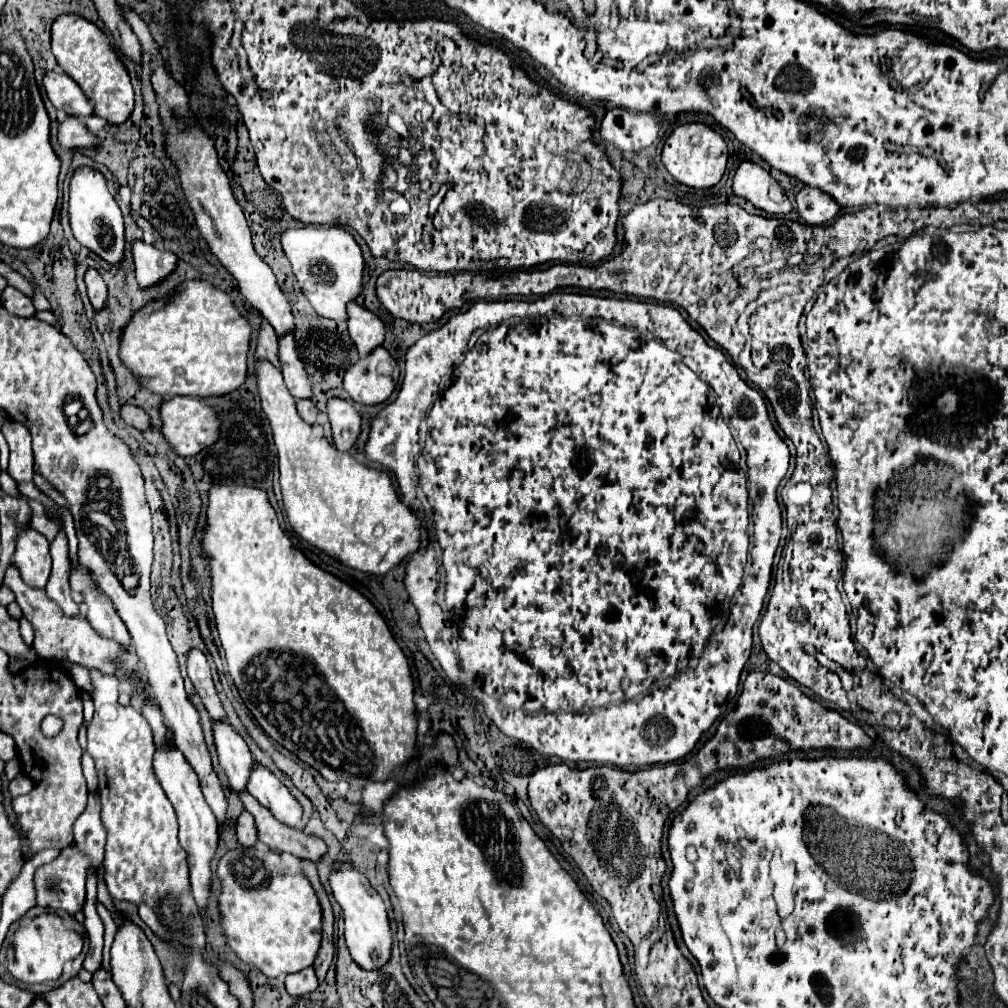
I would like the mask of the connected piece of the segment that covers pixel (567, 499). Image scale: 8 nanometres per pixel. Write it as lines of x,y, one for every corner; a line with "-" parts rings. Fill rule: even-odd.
553,292
553,294
542,296
539,300
535,300
535,302
525,302
525,300
476,301
467,312
459,312
459,314
451,316
451,320
445,326
441,326
439,330
423,336
419,342
415,342
407,350
407,356
405,356
405,380
403,380
403,386
401,386
401,390
397,394
397,400
391,402
391,404
387,404
379,412
379,416
373,420
373,424
371,424
369,442
365,446
365,456
371,462
381,464
385,470
389,470
389,472
393,472
397,476
402,499
416,510
420,509
420,503
416,496
416,487
419,480
419,486
423,488
423,492
425,492
425,496
427,496
427,500
429,500
429,504
433,508
435,528
437,528
437,540
439,540
439,546
441,546
441,566
439,566
437,555
434,549
432,549
434,542
430,540
427,546
428,550
423,553
422,557
415,558
413,562
407,564
405,586
407,586
407,592
409,592
409,596
411,596
411,600
413,600
413,604
415,604
415,608
419,612
419,624
421,624
421,628
423,628
423,632
427,636
429,648
435,654
435,658
439,660
439,664
445,670
445,674
449,676
449,680
453,684
459,684
463,688
469,688
471,694
483,704
485,714
493,720
493,724
503,734
533,746
537,752
541,752
545,756
559,756
559,758
563,758
563,761
583,762
583,760
587,760
587,762
601,762
601,764
613,764
613,766
619,766
619,768
625,768
625,766
667,764
667,762
683,760
695,748
695,744
701,738
701,734
719,718
721,708
727,702
727,698
733,696
733,694
737,694
741,670
743,670
743,666
745,666
745,662
747,662
747,658
751,654
751,630
753,630
753,624
757,622
757,618
761,614
763,600
765,600
767,590
769,590
769,580
772,579
773,572
773,559
781,539
781,510
779,510
779,504
777,504
777,486
785,478
789,468
789,452
787,450
789,450
787,444
773,430
773,424
769,420
769,414
767,414
767,406
765,406
763,396
757,390
753,390
739,376
737,368
725,358
725,354
721,350
709,346
693,328
689,328
687,320
675,308
671,308
671,306
659,306
659,304
651,304
651,302
639,302
639,300
617,300
617,298
599,298
599,296
589,296
589,294
-
431,404
433,404
433,410
431,410
429,418
427,418
427,424
429,424
429,440
425,442
425,448
421,450
421,446
419,446
419,426
421,426
421,420
425,418
425,412
431,407
-
415,458
417,458
419,478
415,472
-
739,464
740,466
744,466
745,472
739,470
-
747,479
749,480
749,500
751,500
751,508
753,509
751,516
753,521
753,535
750,538
751,552
749,554
751,554
751,564
749,564
749,568
745,568
745,562
747,562
747,546
749,546
749,532
747,532
747,524
749,524
749,500
747,500
747,486
745,486
-
441,570
445,570
445,578
447,578
445,604
451,610
451,620
453,622
449,618
445,620
445,612
435,604
435,596
437,596
437,588
442,574

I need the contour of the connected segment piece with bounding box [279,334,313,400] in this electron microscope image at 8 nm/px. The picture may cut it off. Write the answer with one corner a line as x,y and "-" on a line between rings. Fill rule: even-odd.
291,334
279,338
279,362
281,362
281,372
291,396
309,400
313,396
311,380
303,368
303,362
297,356
295,340

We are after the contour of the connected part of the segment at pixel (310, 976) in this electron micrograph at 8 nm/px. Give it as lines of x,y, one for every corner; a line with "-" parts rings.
305,968
303,972
297,972
297,974
289,974
285,978
285,990
291,994
291,996
303,996
307,992
313,992
317,988
317,978
315,978
315,972
313,968

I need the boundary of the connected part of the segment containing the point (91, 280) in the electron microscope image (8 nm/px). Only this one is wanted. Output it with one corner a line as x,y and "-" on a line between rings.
89,268
85,274
85,284
87,284
87,292
89,292
89,300
93,304
93,308
99,312
103,308
103,304
107,304
107,286
103,282
103,278
99,276
97,270

